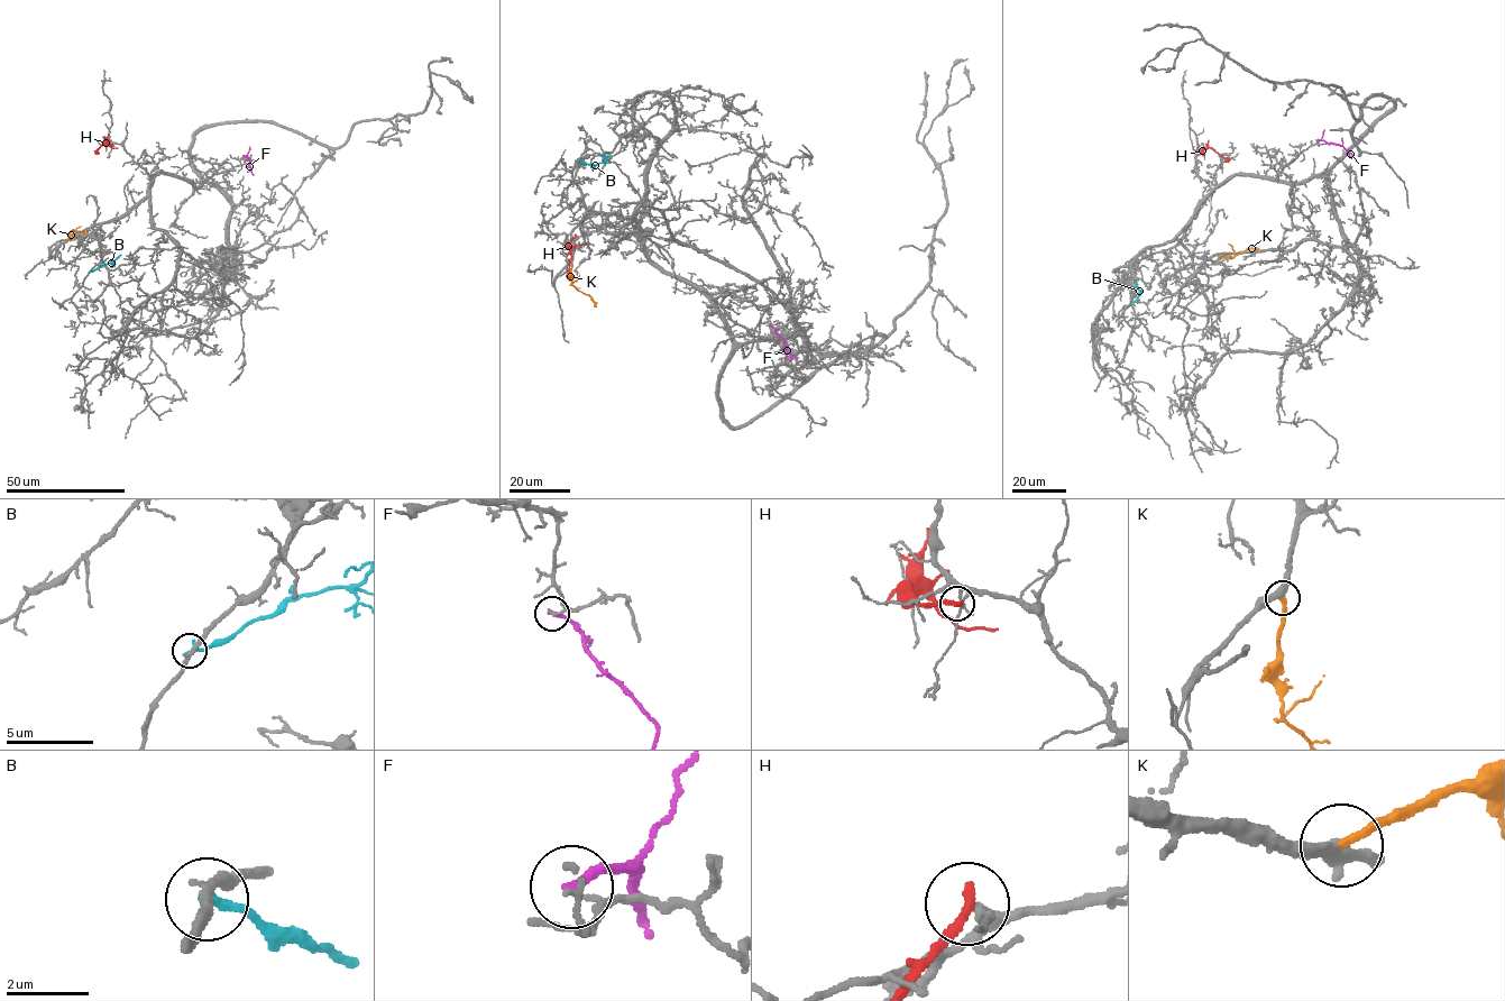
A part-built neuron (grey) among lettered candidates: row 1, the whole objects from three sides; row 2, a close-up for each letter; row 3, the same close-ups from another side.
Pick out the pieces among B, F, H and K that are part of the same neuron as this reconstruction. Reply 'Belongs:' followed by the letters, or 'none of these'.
Belongs: K

